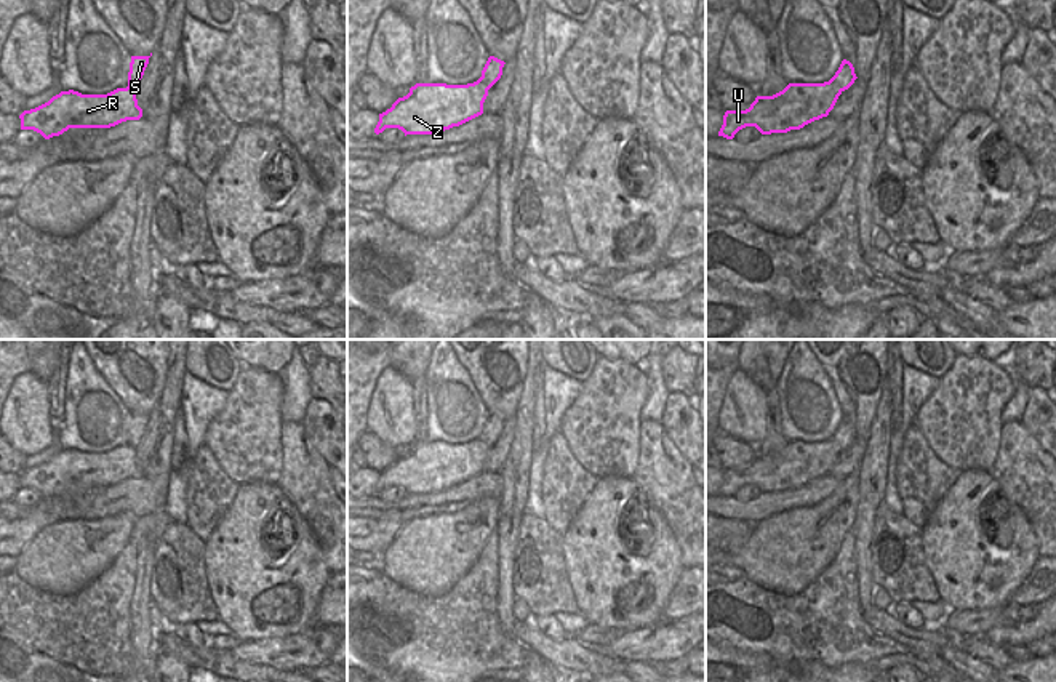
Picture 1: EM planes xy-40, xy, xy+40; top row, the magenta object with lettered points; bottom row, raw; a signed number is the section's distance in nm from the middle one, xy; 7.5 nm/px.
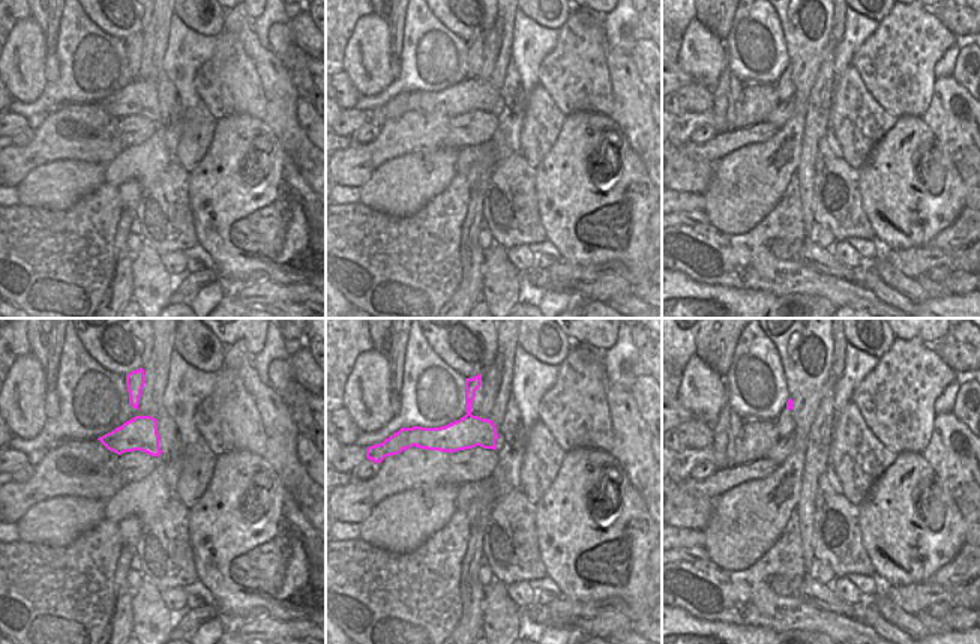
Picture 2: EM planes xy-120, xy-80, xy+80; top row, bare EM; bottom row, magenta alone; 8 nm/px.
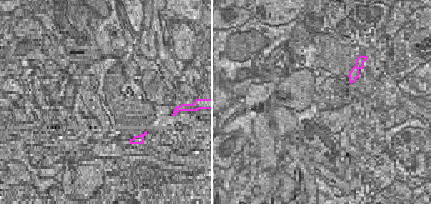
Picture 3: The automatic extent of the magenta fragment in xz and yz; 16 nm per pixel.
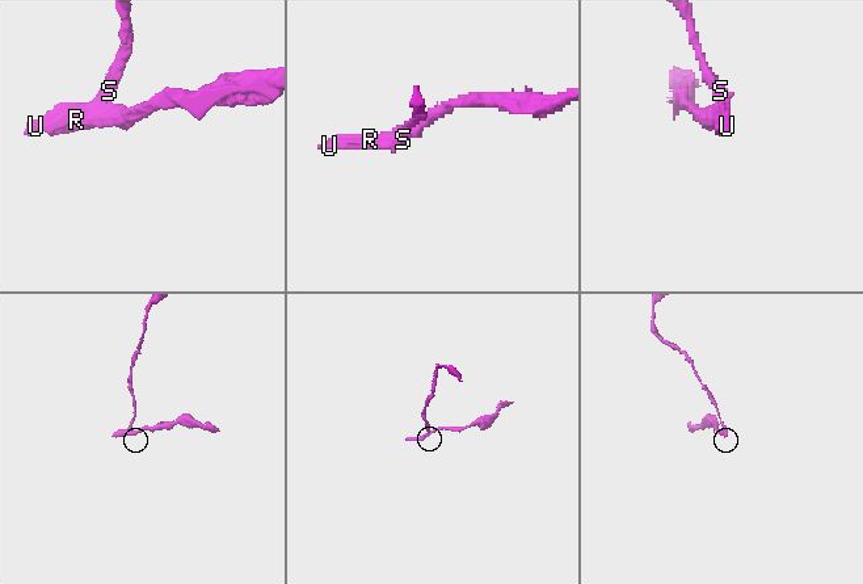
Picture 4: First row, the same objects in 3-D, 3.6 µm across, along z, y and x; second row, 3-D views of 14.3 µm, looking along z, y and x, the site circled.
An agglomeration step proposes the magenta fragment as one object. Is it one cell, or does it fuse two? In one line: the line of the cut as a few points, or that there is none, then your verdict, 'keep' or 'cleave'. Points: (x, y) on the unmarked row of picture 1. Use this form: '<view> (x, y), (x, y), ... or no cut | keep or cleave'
xy+40 (829, 439), (840, 450) | cleave

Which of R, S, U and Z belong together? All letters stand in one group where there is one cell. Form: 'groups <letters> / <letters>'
groups R U Z / S

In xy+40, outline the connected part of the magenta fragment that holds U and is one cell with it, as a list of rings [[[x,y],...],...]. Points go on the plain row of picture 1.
[[[830,439],[789,442],[773,455],[757,455],[746,469],[726,469],[718,495],[733,498],[746,485],[755,485],[762,493],[800,488],[827,475],[840,453],[840,447]]]

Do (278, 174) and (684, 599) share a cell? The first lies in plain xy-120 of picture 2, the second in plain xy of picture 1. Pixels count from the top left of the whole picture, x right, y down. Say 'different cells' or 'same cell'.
different cells

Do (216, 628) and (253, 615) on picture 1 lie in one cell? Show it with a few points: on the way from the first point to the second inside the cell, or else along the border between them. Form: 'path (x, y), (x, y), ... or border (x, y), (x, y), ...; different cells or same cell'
border (218, 620), (232, 631); different cells

